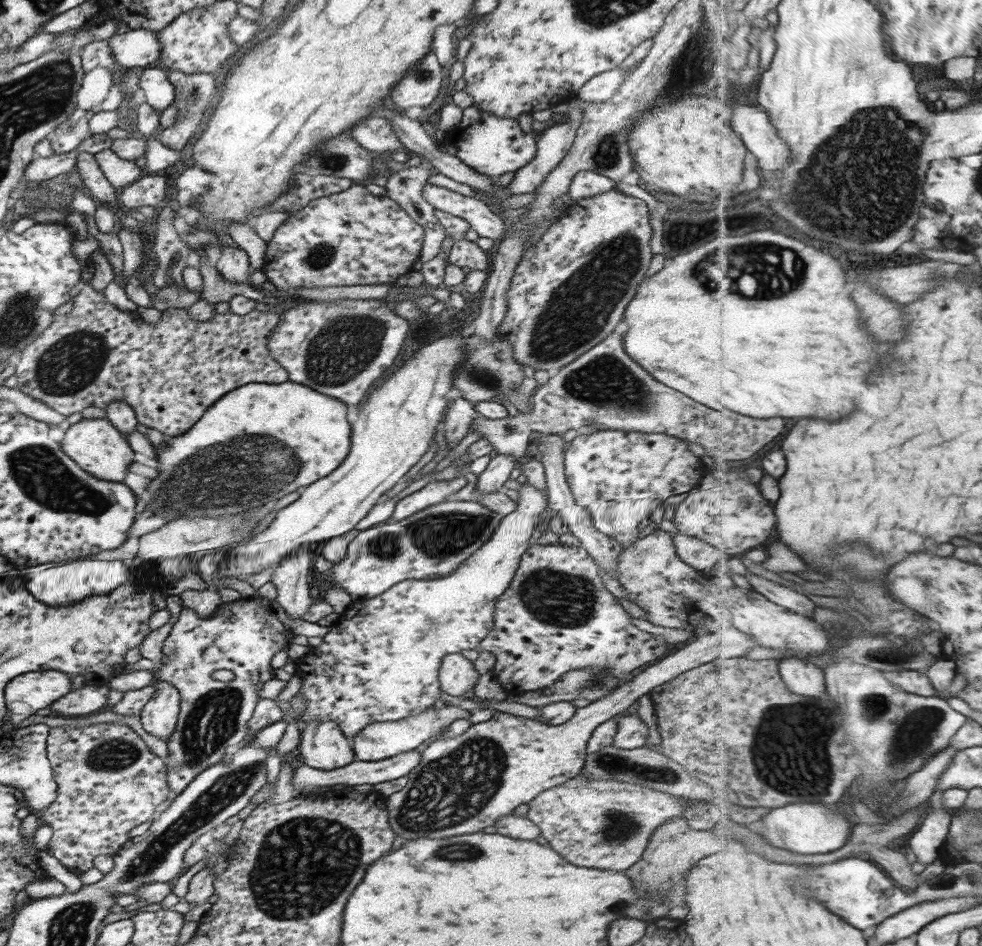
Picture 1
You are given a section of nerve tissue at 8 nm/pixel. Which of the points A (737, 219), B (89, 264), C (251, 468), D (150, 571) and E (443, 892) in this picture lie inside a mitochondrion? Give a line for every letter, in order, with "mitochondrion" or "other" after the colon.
A: other
B: other
C: mitochondrion
D: other
E: other

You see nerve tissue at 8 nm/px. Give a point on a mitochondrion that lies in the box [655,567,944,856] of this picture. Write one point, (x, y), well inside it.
(792, 753)

